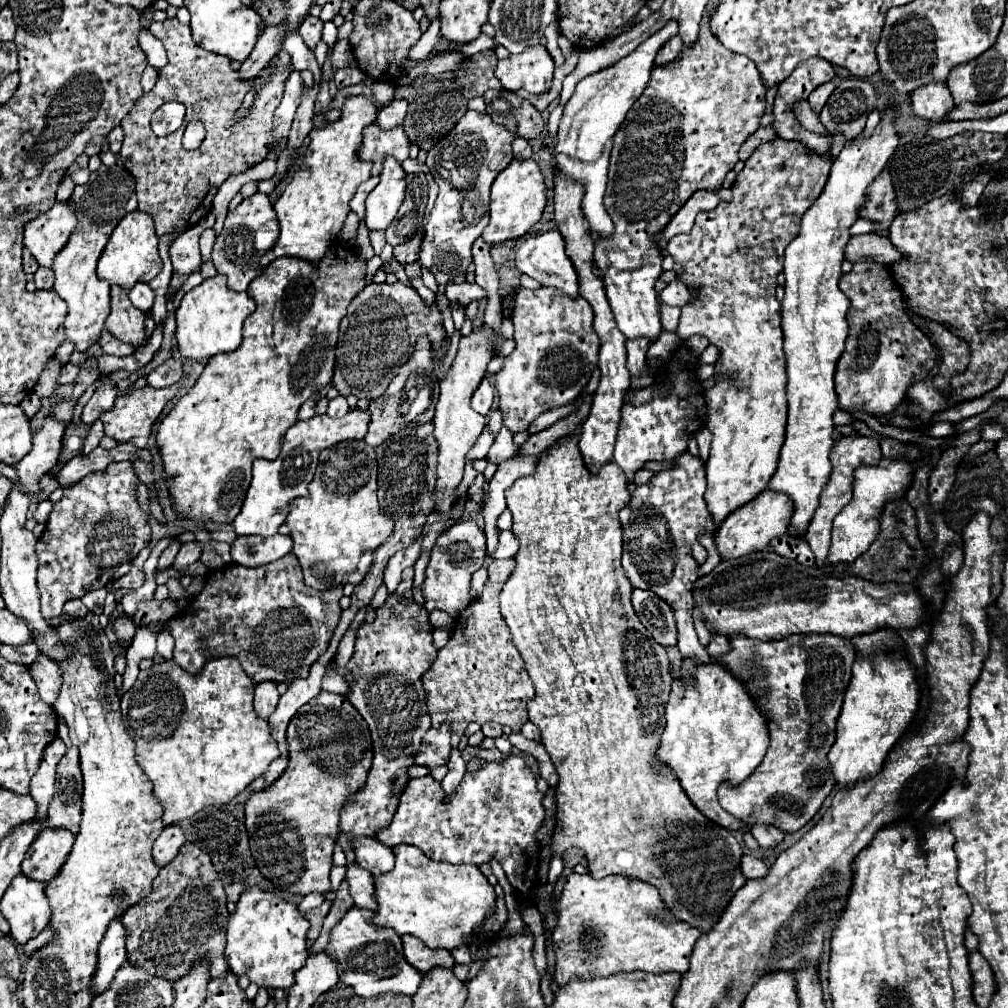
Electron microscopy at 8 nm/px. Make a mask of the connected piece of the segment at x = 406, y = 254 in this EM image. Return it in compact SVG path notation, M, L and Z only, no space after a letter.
M415 234L409 242L403 242L403 244L395 246L393 258L395 258L399 264L417 262L417 260L419 260L419 252L421 252L421 240L423 240L423 234Z

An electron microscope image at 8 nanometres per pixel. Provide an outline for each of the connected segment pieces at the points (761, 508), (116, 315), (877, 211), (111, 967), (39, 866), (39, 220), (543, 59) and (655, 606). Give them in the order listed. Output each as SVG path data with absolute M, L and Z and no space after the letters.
M763 490L757 498L731 512L717 528L717 532L713 534L717 552L723 560L731 560L765 550L773 538L785 534L785 522L789 522L789 498L785 498L785 494L773 494L771 490Z
M111 286L111 312L107 316L105 328L121 342L133 346L135 350L145 346L145 314L133 308L127 298L127 290Z
M887 168L877 176L873 186L869 188L867 202L861 206L861 218L869 218L877 222L877 234L887 236L891 220L897 214L897 204L893 202L893 184Z
M115 918L109 924L109 930L107 930L105 938L101 940L97 954L99 954L99 960L97 960L95 974L89 982L89 990L93 994L103 994L111 986L117 970L127 960L127 954L125 954L125 928L121 926L121 918Z
M41 828L25 852L21 872L33 880L49 882L49 878L53 878L61 868L61 862L65 862L73 846L73 838L75 836L65 828Z
M69 200L55 202L49 210L39 212L35 218L31 218L25 224L23 232L25 248L33 254L39 266L49 268L57 250L65 246L75 226L77 226L77 216L73 212L73 204Z
M531 46L529 50L521 52L521 54L509 54L505 60L499 60L495 76L501 80L505 90L527 90L531 94L545 94L551 88L551 78L553 78L553 58L549 56L545 46Z
M635 588L631 594L633 608L641 620L641 624L653 634L655 642L663 646L677 644L677 624L673 608L653 594L653 590Z

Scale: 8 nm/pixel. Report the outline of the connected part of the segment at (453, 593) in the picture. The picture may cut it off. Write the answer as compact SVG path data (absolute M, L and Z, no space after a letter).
M459 520L449 530L445 530L433 550L431 560L425 570L425 582L423 582L423 598L425 598L425 610L445 610L449 616L459 616L467 604L469 598L469 578L473 570L479 570L485 562L485 534L473 520Z

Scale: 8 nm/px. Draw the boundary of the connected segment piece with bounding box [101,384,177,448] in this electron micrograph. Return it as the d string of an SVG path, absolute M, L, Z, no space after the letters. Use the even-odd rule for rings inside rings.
M177 384L169 386L169 388L139 388L131 394L125 394L125 396L117 396L115 400L115 406L113 410L107 410L101 414L101 422L105 426L105 434L111 436L111 438L117 438L117 442L133 442L137 448L145 448L147 446L147 440L151 436L151 430L153 430L153 424L155 420L159 418L161 410L165 408L165 404L177 394Z

